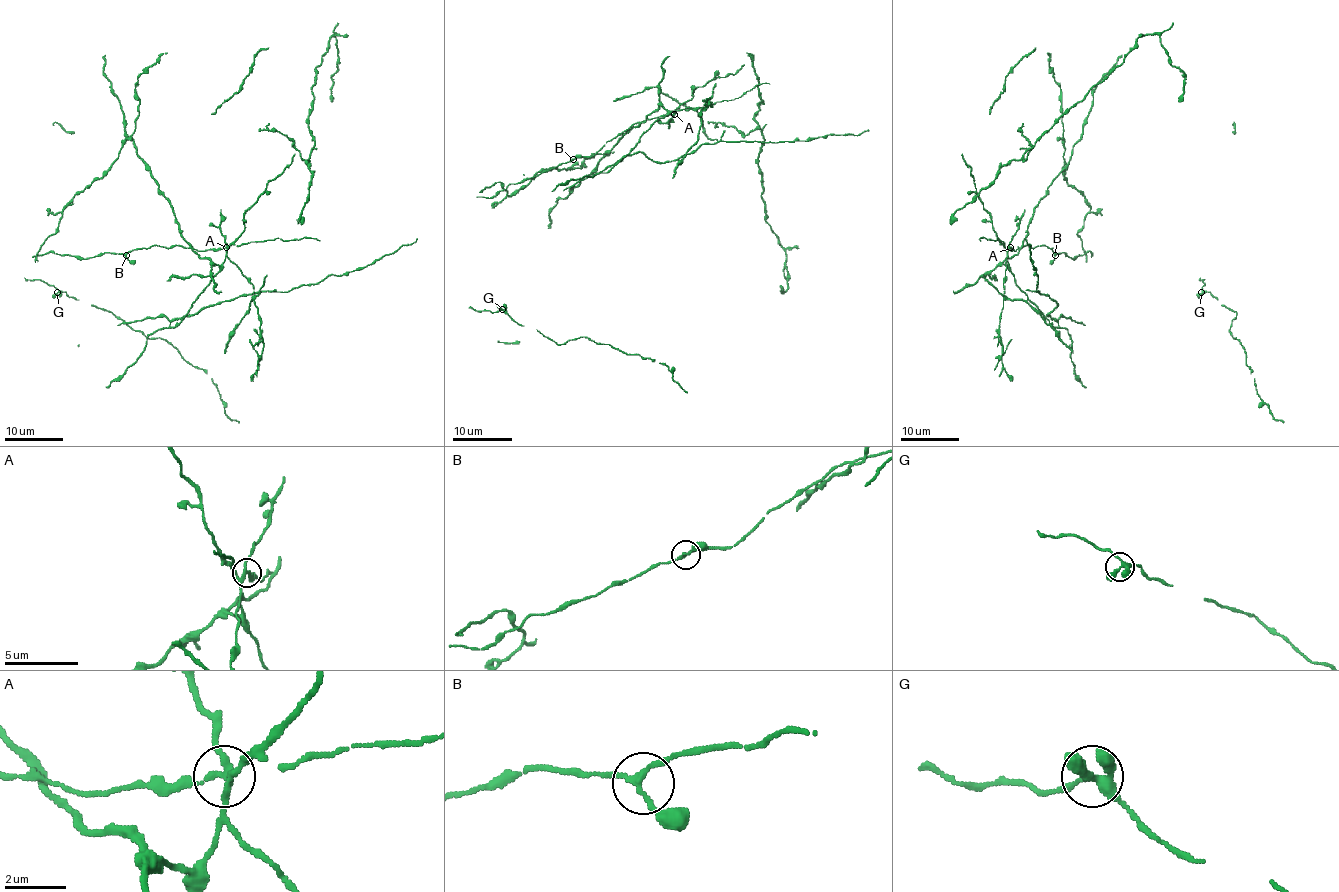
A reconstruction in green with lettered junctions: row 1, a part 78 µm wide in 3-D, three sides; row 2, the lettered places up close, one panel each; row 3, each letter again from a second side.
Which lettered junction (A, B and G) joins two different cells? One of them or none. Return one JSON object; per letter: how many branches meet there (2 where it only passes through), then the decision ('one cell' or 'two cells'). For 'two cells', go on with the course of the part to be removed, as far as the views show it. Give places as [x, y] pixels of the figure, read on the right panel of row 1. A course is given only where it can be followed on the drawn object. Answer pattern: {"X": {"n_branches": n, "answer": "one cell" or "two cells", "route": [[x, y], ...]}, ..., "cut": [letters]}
{"A": {"n_branches": 4, "answer": "two cells"}, "B": {"n_branches": 3, "answer": "one cell"}, "G": {"n_branches": 4, "answer": "one cell"}, "cut": ["A"]}

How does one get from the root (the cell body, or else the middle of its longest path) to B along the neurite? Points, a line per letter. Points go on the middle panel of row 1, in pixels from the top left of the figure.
B: (671, 112), (659, 106), (643, 122), (632, 124), (591, 156), (573, 159)

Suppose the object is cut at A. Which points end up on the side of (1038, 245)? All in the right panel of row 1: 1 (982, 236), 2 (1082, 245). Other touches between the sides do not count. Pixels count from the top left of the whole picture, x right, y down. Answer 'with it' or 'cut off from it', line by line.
1: with it
2: cut off from it

